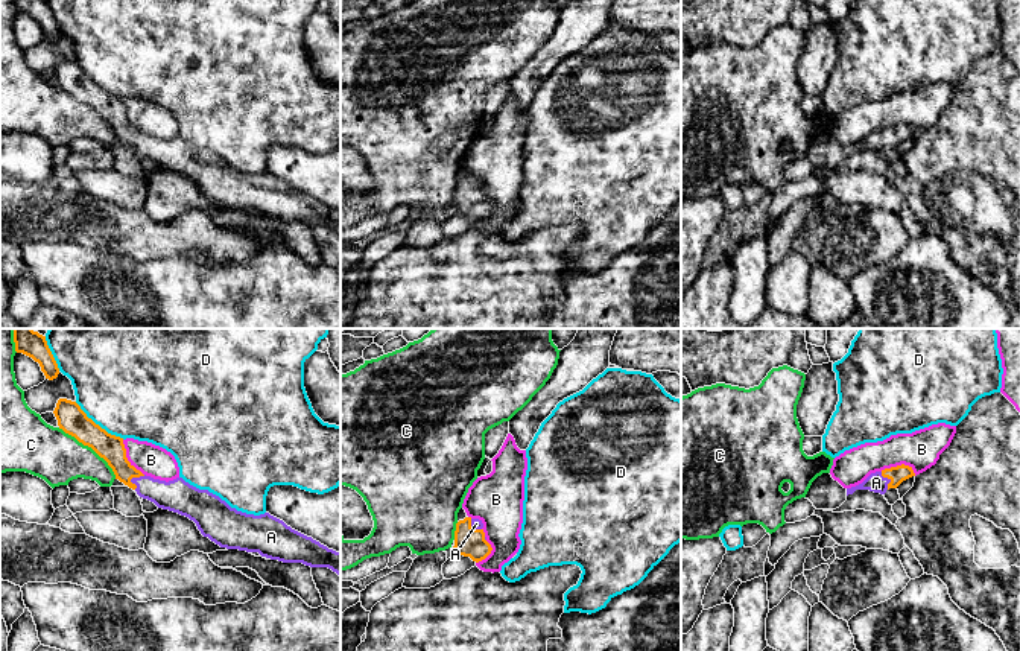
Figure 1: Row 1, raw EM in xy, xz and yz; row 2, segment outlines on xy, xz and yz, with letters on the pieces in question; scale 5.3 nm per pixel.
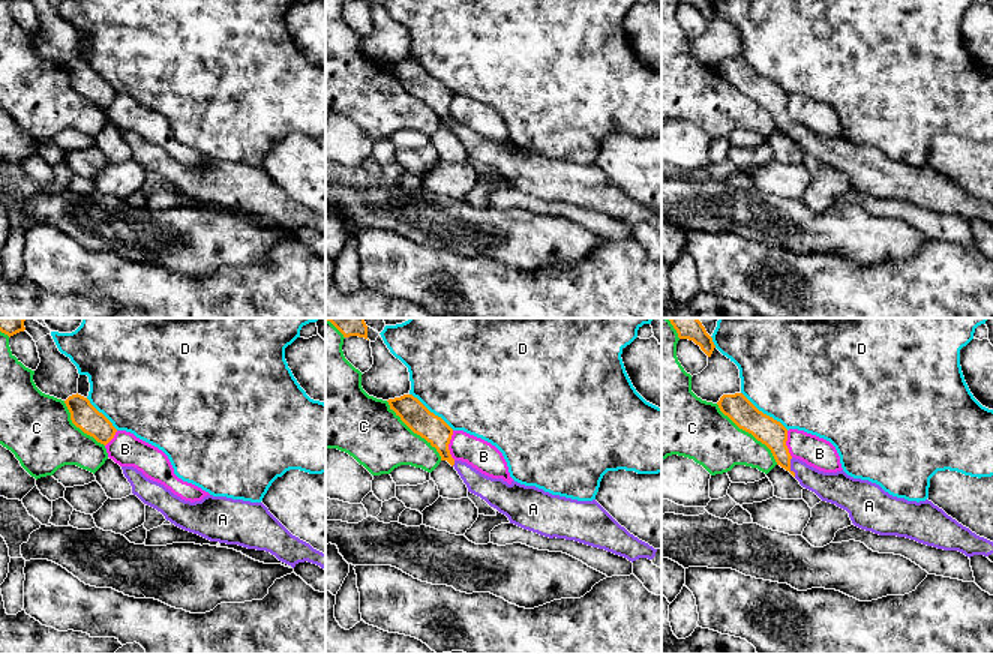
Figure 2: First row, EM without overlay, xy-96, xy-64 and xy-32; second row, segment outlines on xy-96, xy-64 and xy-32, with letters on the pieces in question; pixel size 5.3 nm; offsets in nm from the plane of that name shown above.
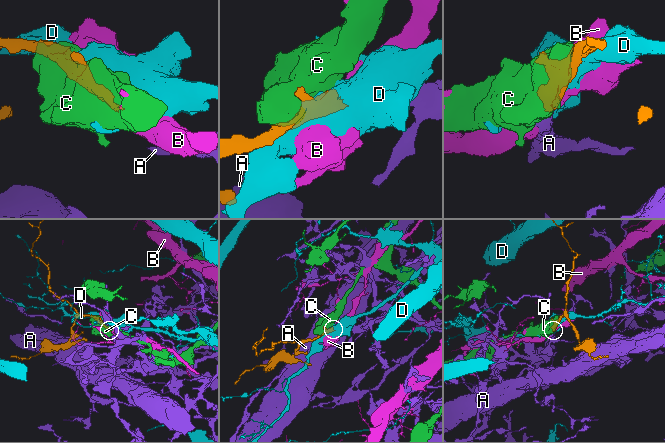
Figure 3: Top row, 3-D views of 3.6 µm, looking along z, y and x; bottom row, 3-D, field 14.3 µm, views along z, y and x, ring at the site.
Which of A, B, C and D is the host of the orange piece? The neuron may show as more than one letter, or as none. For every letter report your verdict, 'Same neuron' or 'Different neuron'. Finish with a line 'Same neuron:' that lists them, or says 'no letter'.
A: Same neuron
B: Different neuron
C: Different neuron
D: Different neuron
Same neuron: A

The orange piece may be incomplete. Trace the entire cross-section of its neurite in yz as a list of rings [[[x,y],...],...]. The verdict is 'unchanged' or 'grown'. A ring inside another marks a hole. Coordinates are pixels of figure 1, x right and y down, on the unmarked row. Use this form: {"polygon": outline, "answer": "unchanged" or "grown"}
{"polygon": [[[897,125],[885,128],[882,131],[871,132],[862,143],[847,148],[847,155],[856,149],[870,149],[874,152],[885,154],[889,148],[897,148],[903,140],[915,135],[912,126]]], "answer": "grown"}

